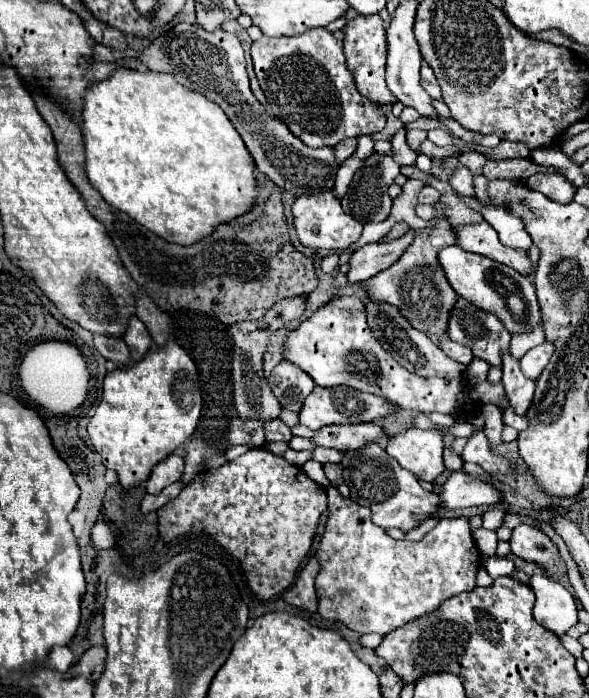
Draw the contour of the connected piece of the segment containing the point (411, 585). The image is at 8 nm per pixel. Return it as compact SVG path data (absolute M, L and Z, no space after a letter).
M327 487L327 497L329 519L317 549L321 571L315 583L319 597L319 615L323 619L341 621L349 629L359 633L387 635L407 621L433 613L445 599L463 591L471 591L475 587L475 573L481 567L481 553L471 537L467 517L441 519L439 525L419 541L397 541L371 521L371 513L367 507L361 507L351 499L343 499L335 487Z

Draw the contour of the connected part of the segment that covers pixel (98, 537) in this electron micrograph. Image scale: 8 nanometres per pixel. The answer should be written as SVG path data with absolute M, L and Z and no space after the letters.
M105 521L95 523L95 529L93 529L93 533L91 533L91 539L93 539L93 547L97 547L97 549L109 549L109 547L113 547L115 541L117 541L111 525L105 523Z

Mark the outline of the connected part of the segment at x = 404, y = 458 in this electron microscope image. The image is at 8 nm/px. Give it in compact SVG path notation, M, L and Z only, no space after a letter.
M407 427L401 433L389 437L385 451L403 469L415 473L421 481L435 481L443 473L443 437L441 429Z

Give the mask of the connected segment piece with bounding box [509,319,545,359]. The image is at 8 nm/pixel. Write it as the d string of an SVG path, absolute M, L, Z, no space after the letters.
M543 319L539 321L539 325L537 325L537 331L529 331L529 333L523 333L523 335L517 335L517 333L513 333L511 335L511 345L509 345L509 351L511 351L511 355L513 357L521 357L525 351L529 351L531 347L535 347L535 345L539 345L541 341L545 341L545 329L543 329Z

